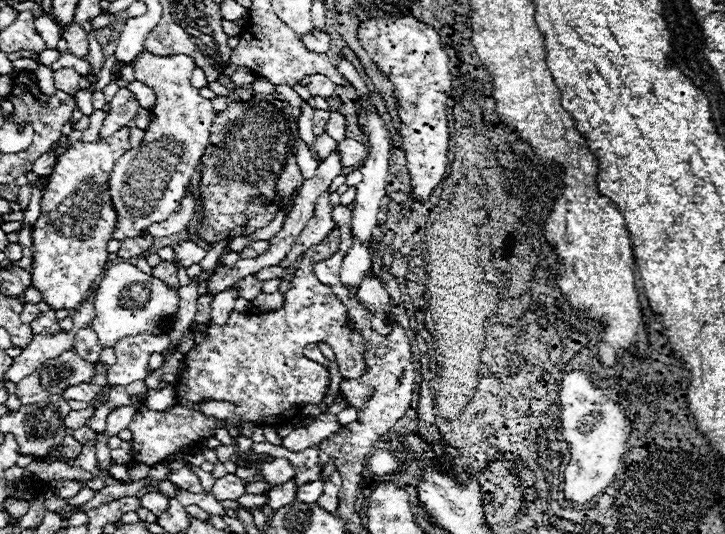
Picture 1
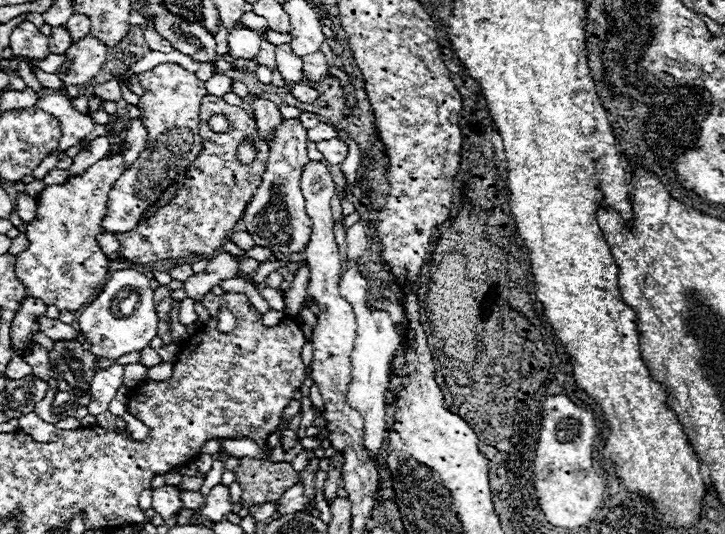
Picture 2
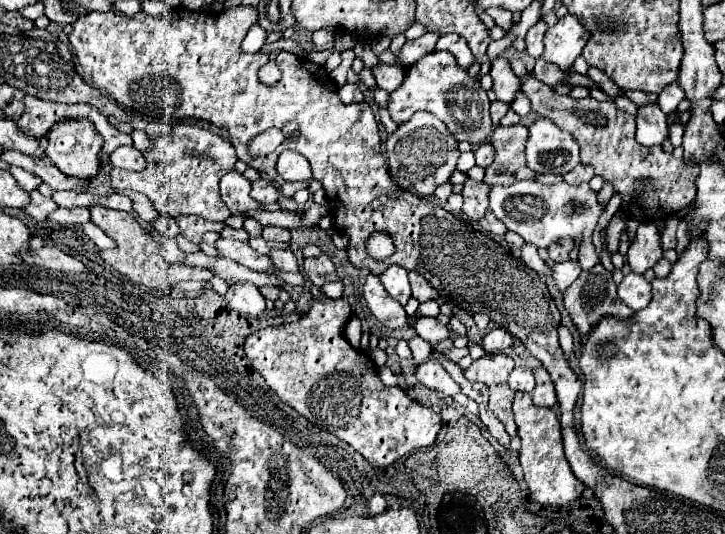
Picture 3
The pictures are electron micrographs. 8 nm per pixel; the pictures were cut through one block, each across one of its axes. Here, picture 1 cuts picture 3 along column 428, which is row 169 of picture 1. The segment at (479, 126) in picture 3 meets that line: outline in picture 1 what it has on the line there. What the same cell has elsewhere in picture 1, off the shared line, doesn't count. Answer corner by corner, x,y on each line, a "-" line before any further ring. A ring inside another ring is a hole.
124,126
116,134
102,138
98,142
72,142
68,150
58,156
52,174
48,176
48,184
42,194
42,208
38,220
32,224
32,284
44,296
44,302
50,308
60,310
76,310
88,296
96,278
104,272
108,250
106,244
112,240
112,232
116,228
116,210
110,202
110,172
116,160
128,152
130,146
130,128

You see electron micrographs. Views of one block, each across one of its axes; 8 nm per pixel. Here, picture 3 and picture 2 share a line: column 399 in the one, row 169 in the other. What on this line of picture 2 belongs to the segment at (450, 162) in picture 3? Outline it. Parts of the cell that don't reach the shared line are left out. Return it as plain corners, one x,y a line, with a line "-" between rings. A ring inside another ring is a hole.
170,62
158,64
152,70
146,70
146,72
138,74
138,82
146,92
140,98
138,108
142,110
142,122
148,130
148,144
146,144
146,150
140,154
140,158
128,170
122,172
122,176
118,178
114,188
108,192
106,216
102,220
102,228
110,230
110,232
128,232
128,230
132,230
142,220
144,210
158,200
158,194
166,186
170,186
176,176
184,174
184,170
190,166
190,162
194,158
198,158
198,154
202,150
202,136
198,134
198,124
200,124
198,112
200,112
202,98
208,94
206,88
204,88
204,82
198,80
194,72
188,72
180,64
170,64

